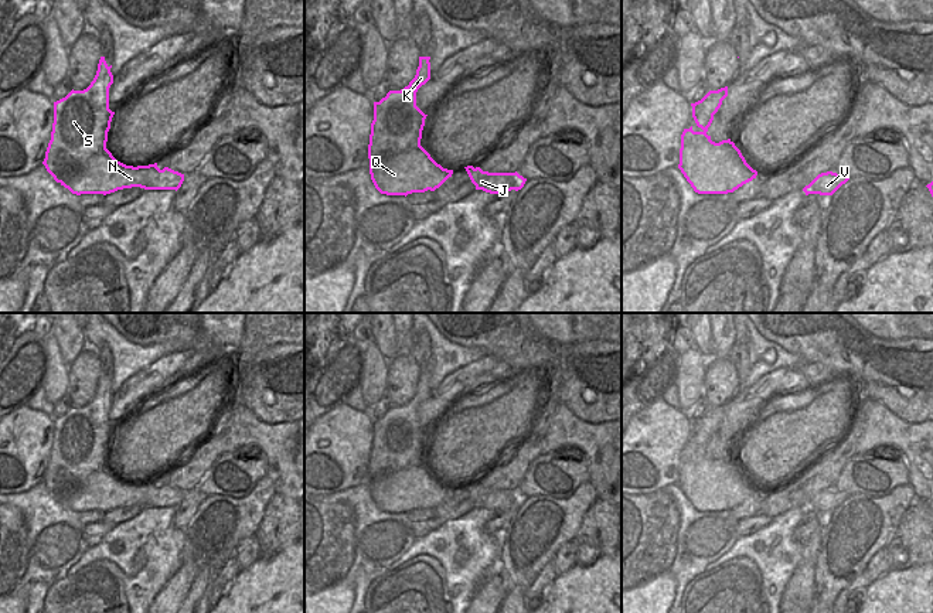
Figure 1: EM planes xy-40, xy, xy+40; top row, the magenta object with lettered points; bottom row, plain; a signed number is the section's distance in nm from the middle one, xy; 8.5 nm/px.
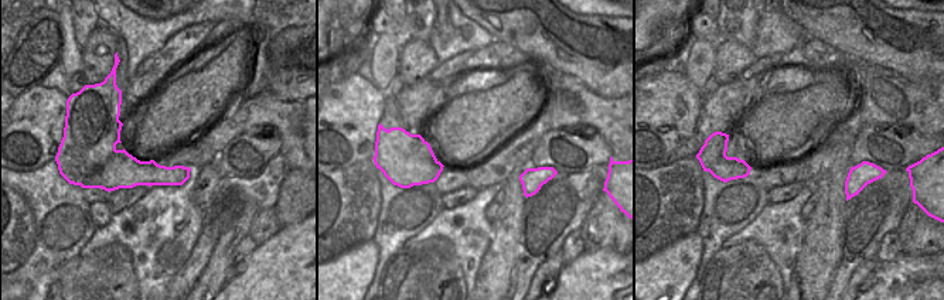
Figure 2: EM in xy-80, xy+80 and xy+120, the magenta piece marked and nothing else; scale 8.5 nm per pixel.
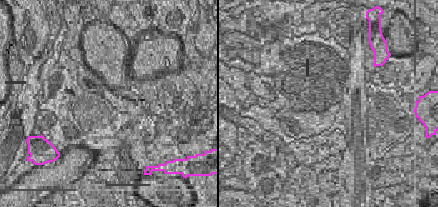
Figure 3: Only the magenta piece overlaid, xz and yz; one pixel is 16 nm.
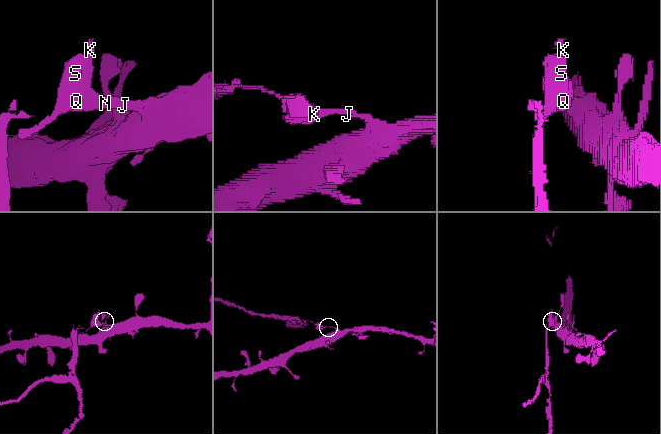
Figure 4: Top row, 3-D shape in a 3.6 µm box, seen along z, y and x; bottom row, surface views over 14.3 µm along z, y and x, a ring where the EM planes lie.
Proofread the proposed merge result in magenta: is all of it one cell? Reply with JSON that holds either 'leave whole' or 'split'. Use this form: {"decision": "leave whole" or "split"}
{"decision": "split"}

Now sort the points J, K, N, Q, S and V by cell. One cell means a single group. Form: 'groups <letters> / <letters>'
groups J N Q V / K S

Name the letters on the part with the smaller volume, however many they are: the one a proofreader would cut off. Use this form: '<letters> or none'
K, S

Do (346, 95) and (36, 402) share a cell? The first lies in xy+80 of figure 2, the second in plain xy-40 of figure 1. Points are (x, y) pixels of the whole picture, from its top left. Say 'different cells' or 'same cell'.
different cells

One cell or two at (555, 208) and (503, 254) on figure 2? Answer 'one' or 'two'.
two

